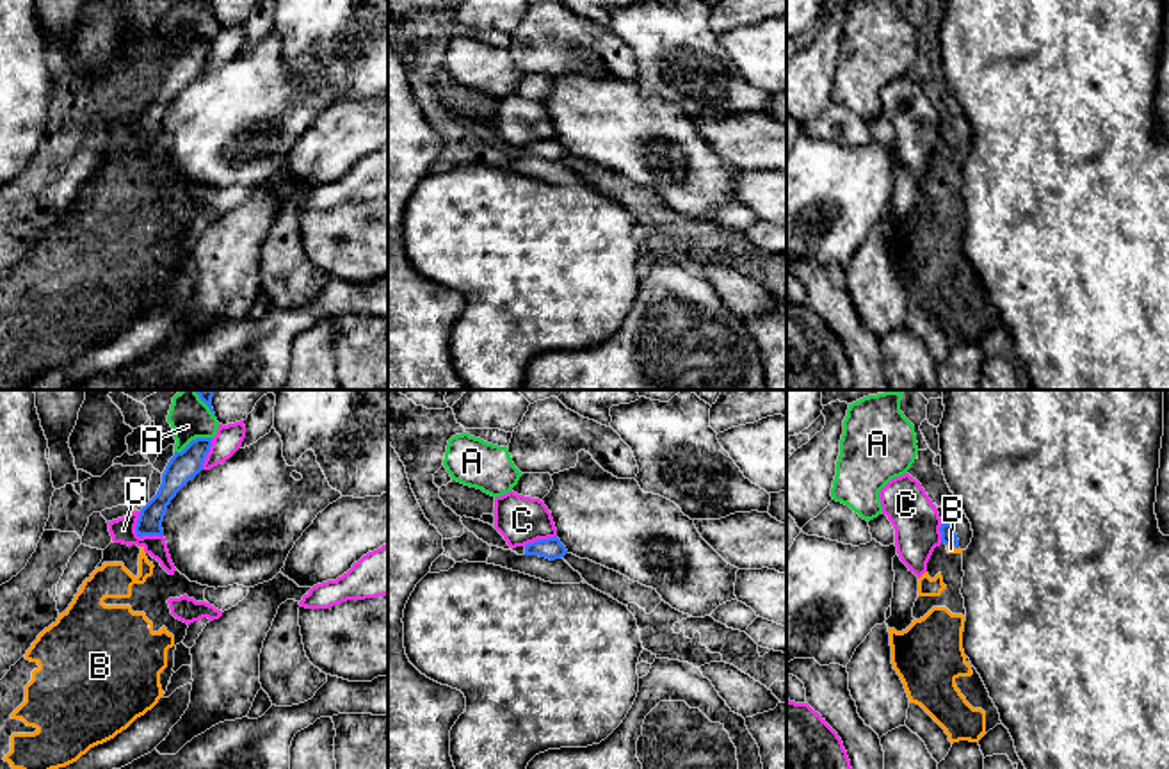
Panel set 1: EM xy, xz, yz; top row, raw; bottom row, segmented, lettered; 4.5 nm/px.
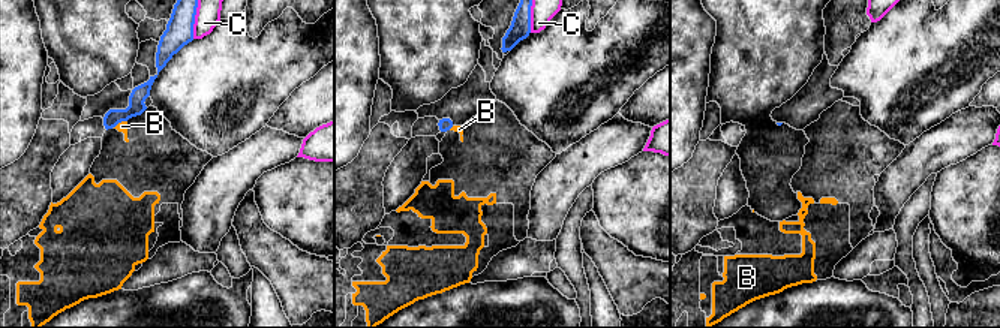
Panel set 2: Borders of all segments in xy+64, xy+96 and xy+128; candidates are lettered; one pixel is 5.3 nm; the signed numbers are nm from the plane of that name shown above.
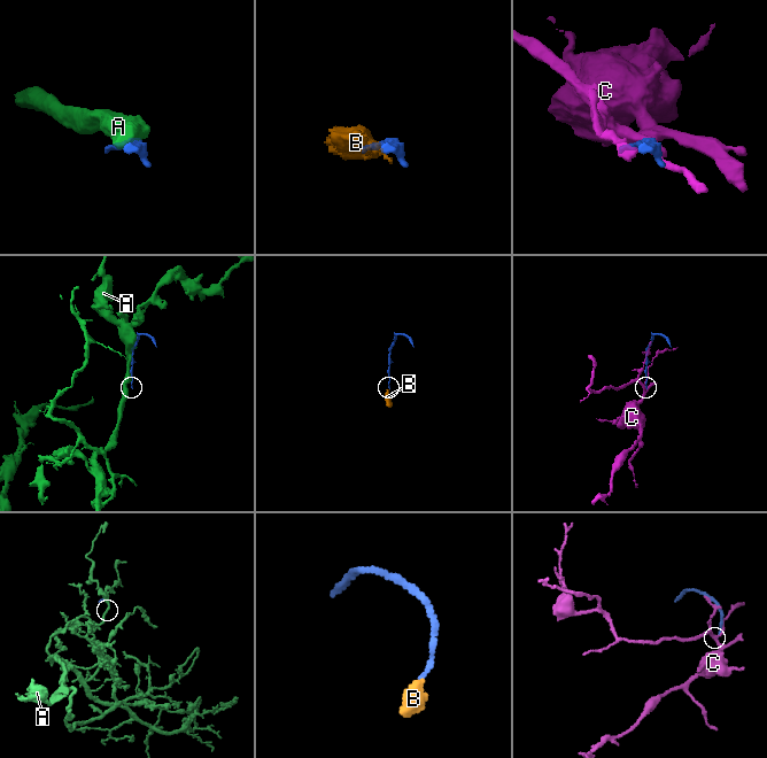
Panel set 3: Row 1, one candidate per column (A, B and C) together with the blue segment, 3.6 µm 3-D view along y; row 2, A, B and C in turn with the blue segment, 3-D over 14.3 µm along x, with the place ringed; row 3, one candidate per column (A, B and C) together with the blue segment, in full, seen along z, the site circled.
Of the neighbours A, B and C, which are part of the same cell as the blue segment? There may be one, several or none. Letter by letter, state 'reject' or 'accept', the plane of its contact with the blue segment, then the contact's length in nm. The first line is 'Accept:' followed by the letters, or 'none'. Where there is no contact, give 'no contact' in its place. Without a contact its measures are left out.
Accept: none
A: reject; contact in xy; length 190 nm
B: reject; contact in yz; length 60 nm
C: reject; contact in xy; length 160 nm

